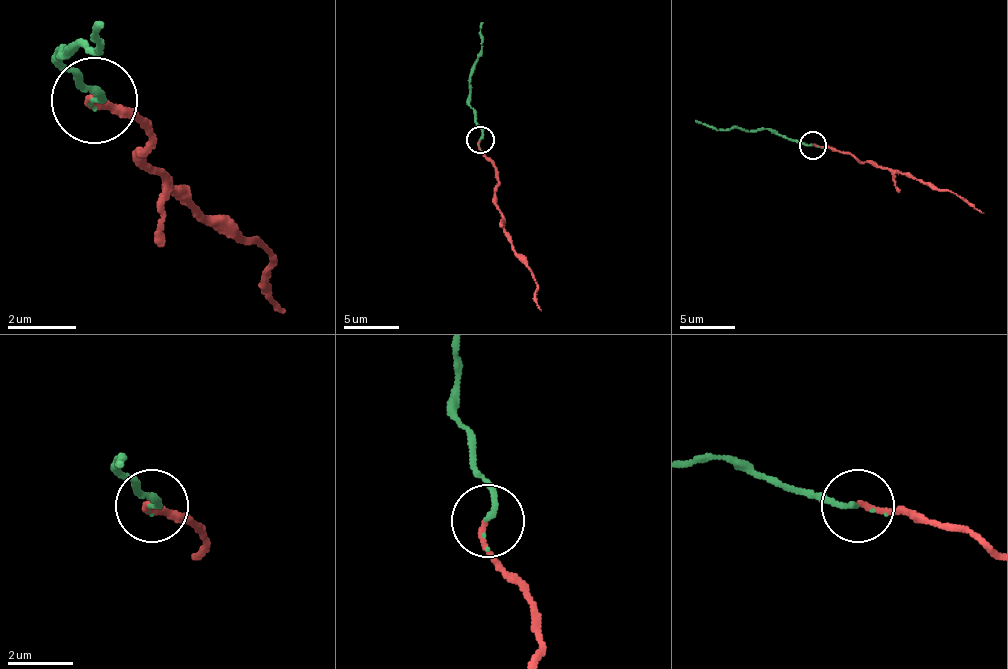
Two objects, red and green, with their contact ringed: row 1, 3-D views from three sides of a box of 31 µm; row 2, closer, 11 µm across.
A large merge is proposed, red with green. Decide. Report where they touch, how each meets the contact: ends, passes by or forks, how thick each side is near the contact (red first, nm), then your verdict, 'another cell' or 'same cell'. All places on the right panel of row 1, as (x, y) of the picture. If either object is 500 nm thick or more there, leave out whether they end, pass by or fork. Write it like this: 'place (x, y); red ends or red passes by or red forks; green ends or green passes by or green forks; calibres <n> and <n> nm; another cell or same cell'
place (813, 145); red ends; green ends; calibres 170 and 170 nm; same cell

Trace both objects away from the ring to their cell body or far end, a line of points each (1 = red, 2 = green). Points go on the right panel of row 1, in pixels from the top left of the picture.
1: (812, 144), (834, 147), (892, 172), (903, 172), (955, 194), (983, 213)
2: (812, 144), (801, 144), (765, 128), (743, 131), (702, 125), (696, 120)

